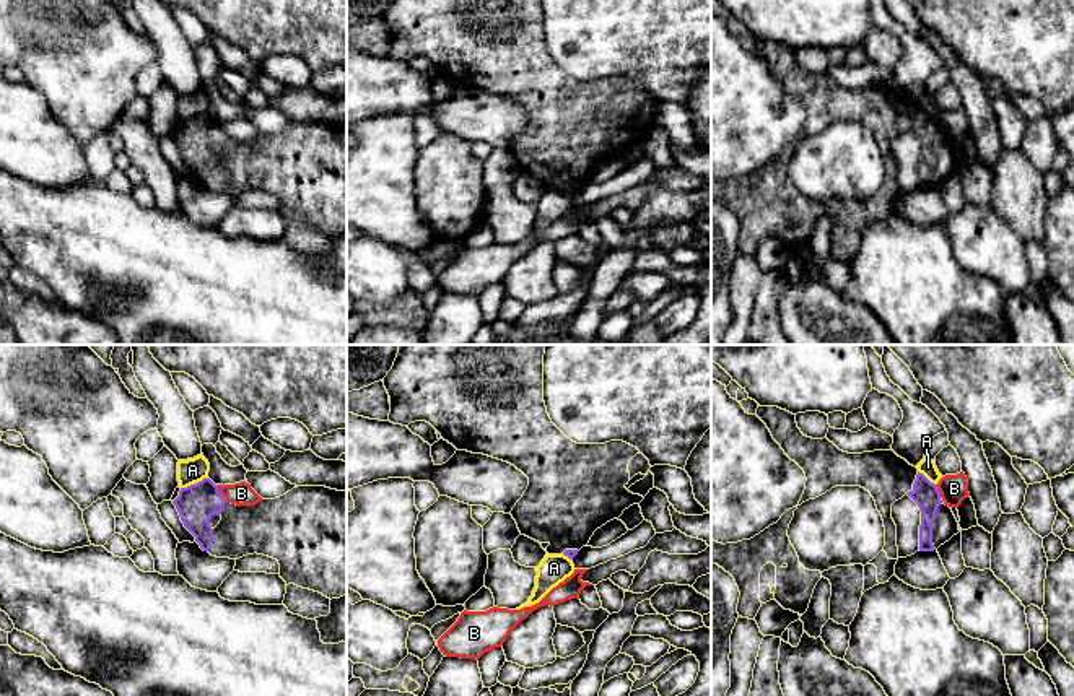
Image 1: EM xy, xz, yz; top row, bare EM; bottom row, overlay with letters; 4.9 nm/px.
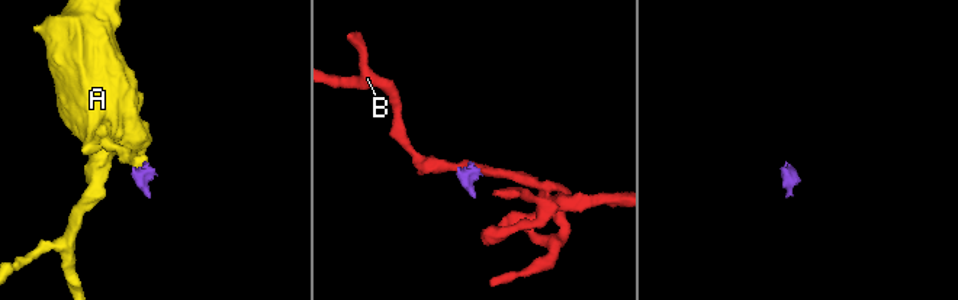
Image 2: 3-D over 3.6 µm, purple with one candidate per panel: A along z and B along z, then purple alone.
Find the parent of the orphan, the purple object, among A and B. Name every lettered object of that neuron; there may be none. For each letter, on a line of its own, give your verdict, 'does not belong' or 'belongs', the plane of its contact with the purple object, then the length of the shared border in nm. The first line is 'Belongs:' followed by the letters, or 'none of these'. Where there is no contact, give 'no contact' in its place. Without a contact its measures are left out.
Belongs: none of these
A: does not belong | yz | 120 nm
B: does not belong | xy | 110 nm

